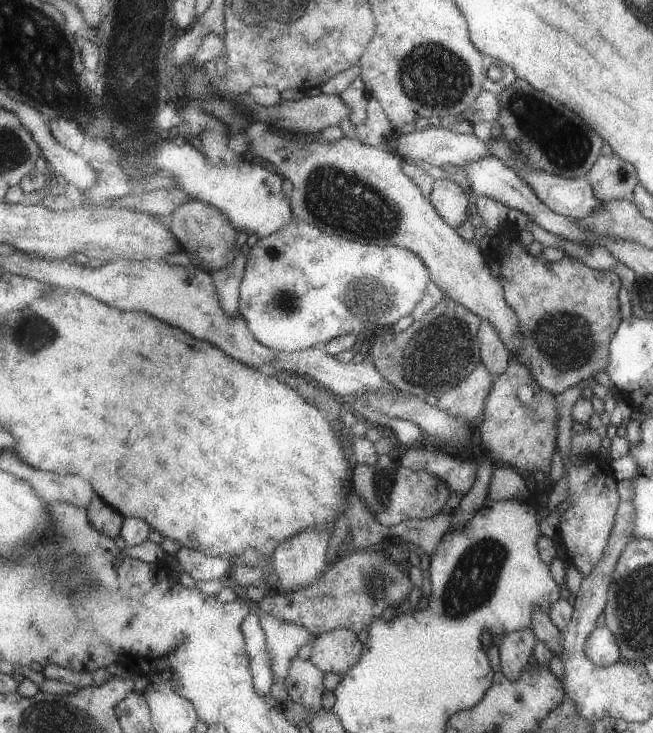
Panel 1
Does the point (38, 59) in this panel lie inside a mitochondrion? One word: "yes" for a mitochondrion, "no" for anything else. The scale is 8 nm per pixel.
yes

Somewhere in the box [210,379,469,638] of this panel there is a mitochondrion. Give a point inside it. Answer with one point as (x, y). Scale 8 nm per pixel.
(376, 584)

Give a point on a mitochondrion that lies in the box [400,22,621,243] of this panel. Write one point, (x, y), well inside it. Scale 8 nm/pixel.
(566, 144)

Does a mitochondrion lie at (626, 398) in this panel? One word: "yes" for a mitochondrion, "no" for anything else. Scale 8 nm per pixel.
no

